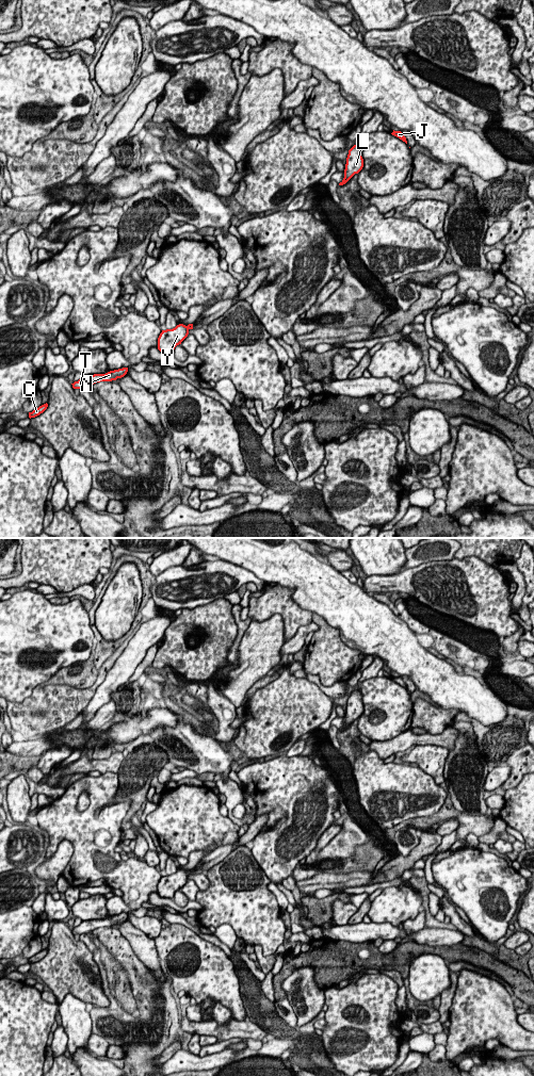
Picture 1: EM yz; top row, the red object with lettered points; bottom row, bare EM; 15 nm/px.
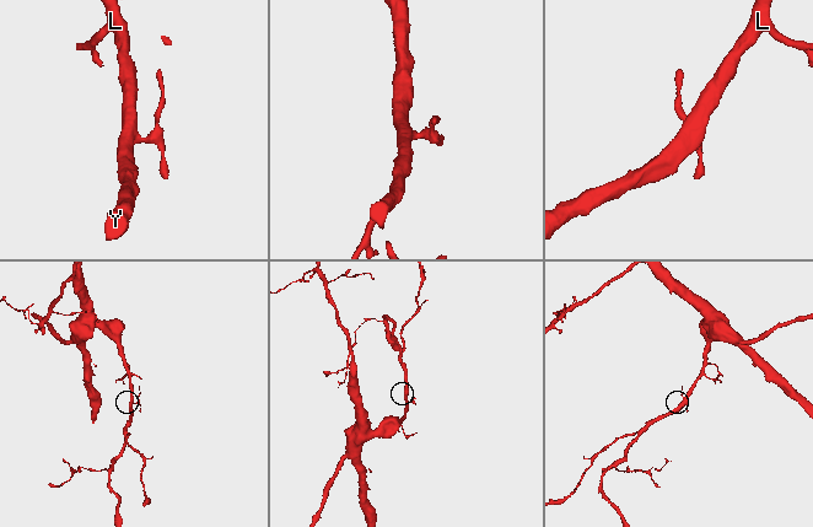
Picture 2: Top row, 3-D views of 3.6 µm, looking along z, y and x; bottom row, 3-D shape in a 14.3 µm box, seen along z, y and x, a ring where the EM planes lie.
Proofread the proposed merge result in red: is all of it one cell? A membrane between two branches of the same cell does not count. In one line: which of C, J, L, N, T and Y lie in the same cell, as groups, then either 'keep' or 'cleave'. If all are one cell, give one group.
C J L N T Y; keep

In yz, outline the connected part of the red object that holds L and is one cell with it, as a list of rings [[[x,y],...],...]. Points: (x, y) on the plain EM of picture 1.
[[[354,690],[350,696],[346,703],[344,715],[344,723],[339,731],[345,730],[355,719],[358,719],[363,713],[363,704],[361,702],[360,690]]]

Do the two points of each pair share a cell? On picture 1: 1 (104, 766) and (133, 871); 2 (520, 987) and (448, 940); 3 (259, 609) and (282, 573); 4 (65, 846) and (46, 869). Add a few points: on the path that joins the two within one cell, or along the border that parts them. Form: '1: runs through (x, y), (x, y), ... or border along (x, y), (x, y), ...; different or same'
1: border along (117, 772), (102, 773); different
2: border along (460, 942), (454, 945), (431, 946); different
3: border along (265, 583), (275, 583), (291, 589), (294, 601); different
4: runs through (64, 852), (52, 864); same

